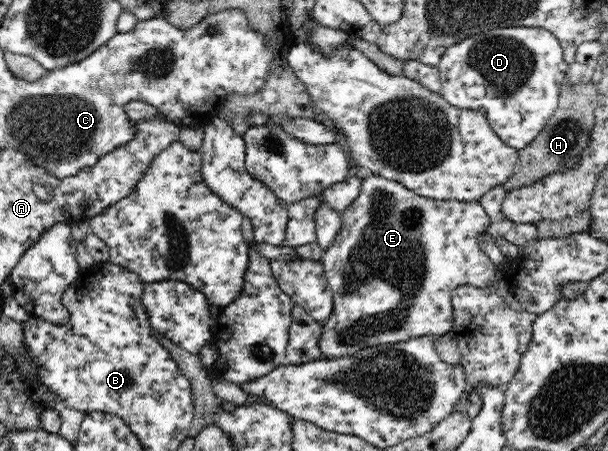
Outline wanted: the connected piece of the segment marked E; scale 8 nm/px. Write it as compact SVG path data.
M372 175L361 180L359 195L341 218L341 229L322 258L334 295L332 314L322 324L318 340L323 357L354 356L370 346L406 342L426 334L450 334L452 290L462 285L489 287L498 280L495 264L478 244L478 237L490 226L489 215L480 201L434 200L416 194L402 183Z

